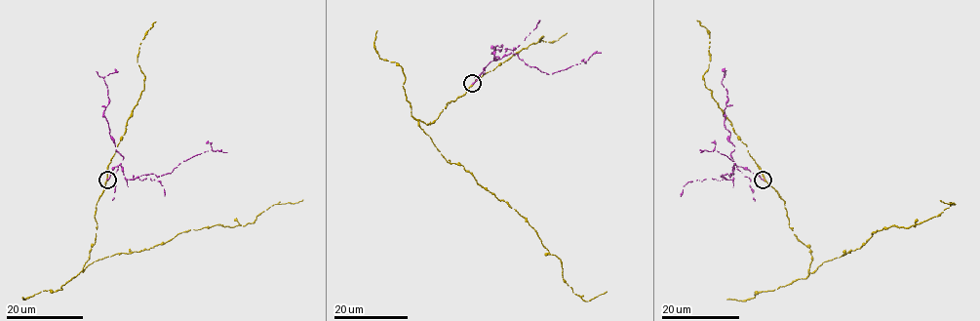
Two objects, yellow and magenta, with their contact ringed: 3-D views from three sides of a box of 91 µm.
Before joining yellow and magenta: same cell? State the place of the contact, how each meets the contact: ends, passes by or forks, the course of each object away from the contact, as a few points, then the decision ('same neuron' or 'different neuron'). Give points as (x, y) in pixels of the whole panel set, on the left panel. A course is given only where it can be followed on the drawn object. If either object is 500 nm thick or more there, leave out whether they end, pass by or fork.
at (107, 180); yellow passes by; magenta ends there; yellow runs (107, 179), (84, 271), (95, 260), (163, 244), (190, 229), (253, 223), (272, 205), (303, 199); magenta runs (107, 179), (121, 165), (126, 179), (134, 179), (143, 175), (170, 174), (180, 163), (205, 151), (226, 152); different neuron

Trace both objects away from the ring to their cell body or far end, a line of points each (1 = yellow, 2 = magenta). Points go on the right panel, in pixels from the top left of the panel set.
1: (764, 180), (784, 202), (794, 234), (809, 248), (813, 272), (878, 230), (914, 226), (955, 204), (939, 200)
2: (763, 180), (733, 165), (732, 180), (727, 180), (722, 175), (729, 177), (733, 161), (718, 151), (700, 152)

